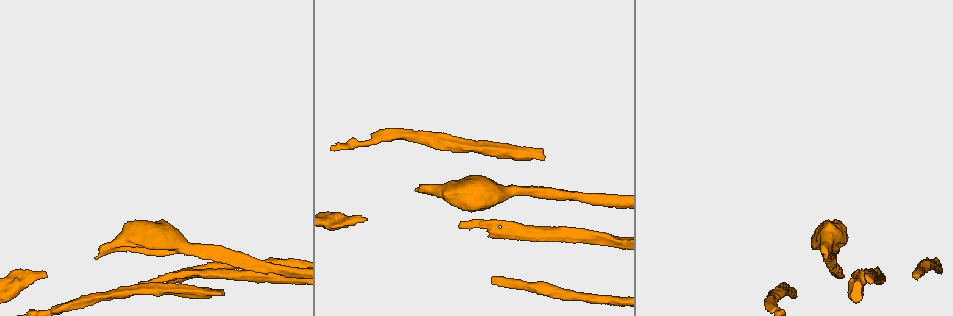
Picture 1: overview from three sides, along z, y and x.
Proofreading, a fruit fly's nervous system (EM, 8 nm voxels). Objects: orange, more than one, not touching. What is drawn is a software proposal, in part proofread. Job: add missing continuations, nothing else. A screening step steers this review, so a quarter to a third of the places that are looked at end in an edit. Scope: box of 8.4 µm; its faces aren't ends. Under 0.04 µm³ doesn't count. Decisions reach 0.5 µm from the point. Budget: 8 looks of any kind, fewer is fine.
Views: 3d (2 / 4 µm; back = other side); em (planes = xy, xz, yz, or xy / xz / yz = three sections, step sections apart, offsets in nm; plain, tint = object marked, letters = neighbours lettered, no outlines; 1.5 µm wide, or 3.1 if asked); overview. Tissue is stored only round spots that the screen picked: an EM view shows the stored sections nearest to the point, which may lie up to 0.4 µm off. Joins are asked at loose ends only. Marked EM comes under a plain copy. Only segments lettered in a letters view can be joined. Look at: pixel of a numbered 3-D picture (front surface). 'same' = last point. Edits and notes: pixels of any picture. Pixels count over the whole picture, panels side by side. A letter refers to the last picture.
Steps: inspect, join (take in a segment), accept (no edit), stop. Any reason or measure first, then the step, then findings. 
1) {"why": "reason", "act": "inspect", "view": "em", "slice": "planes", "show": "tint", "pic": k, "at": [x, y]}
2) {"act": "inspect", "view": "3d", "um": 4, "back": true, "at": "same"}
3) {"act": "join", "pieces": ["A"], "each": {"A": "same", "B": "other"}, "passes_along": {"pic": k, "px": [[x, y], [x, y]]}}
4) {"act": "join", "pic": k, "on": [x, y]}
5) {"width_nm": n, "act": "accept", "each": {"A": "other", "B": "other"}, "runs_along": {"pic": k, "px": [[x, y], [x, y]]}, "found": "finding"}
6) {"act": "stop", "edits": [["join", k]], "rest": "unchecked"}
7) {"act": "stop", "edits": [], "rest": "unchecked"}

{"why": "an open end", "act": "inspect", "view": "3d", "um": 2, "pic": 1, "at": [491, 283]}

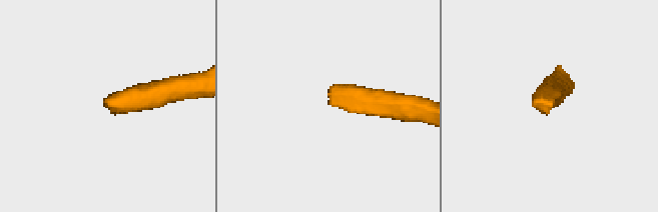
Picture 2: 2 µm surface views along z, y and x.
{"why": "shape alone is not enough", "act": "inspect", "view": "em", "slice": "xz", "step": 8, "show": "tint", "pic": 2, "at": [553, 104]}

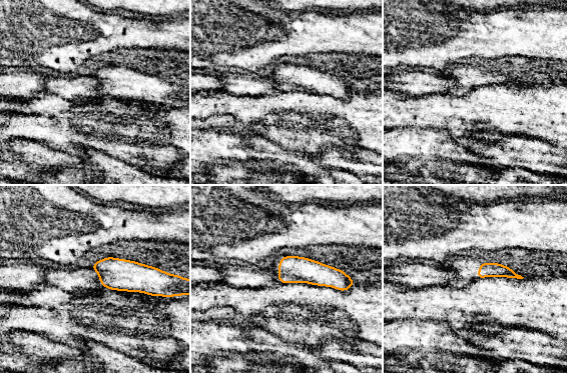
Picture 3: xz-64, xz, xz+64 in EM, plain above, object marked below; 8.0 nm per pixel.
{"why": "cut it another way", "act": "inspect", "view": "em", "slice": "planes", "show": "letters", "at": "same"}

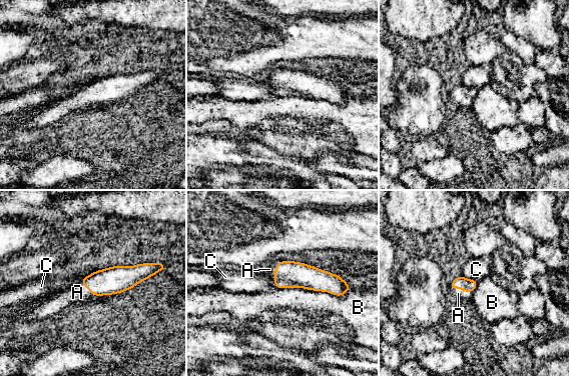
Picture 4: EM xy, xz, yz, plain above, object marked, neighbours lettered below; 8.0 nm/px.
{"act": "join", "pieces": ["A"], "each": {"A": "same", "B": "other", "C": "other"}, "passes_along": {"pic": 4, "px": [[467, 285], [460, 287], [458, 293]]}, "found": "it goes on there"}

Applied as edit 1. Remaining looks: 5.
{"why": "see it whole again", "act": "inspect", "view": "overview"}

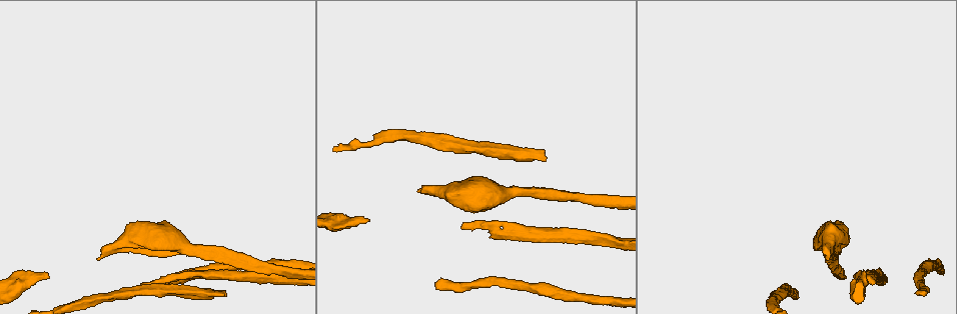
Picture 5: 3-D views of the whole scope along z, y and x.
{"why": "an open end", "act": "inspect", "view": "3d", "um": 2, "pic": 5, "at": [225, 293]}

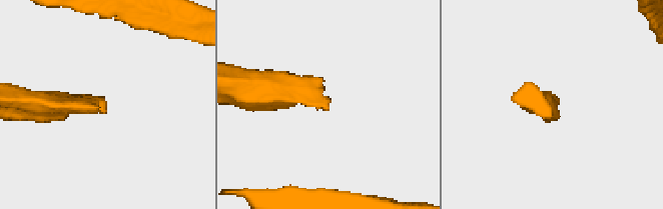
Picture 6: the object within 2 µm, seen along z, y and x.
{"act": "inspect", "view": "em", "slice": "yz", "step": 8, "show": "letters", "pic": 6, "at": [326, 110]}

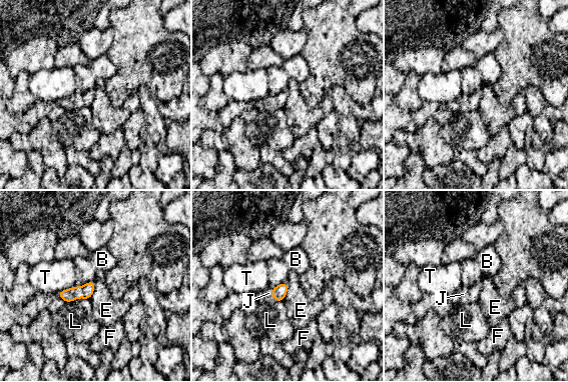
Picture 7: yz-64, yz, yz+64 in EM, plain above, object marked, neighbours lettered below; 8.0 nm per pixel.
{"why": "another direction", "act": "inspect", "view": "em", "slice": "planes", "show": "letters", "at": "same"}

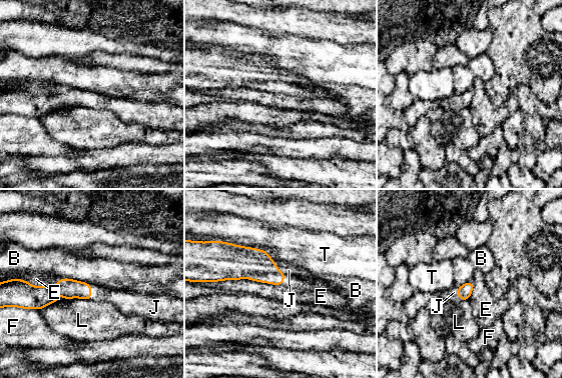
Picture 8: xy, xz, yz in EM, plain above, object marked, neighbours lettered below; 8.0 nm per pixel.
{"longest_contact_nm": ["E", 320], "act": "join", "pieces": ["J"], "each": {"B": "other", "E": "other", "F": "other", "J": "same", "L": "other", "T": "other"}, "found": "it goes on there"}

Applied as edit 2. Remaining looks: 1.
{"act": "stop", "edits": [["join", 4], ["join", 8]], "rest": "unchecked"}

